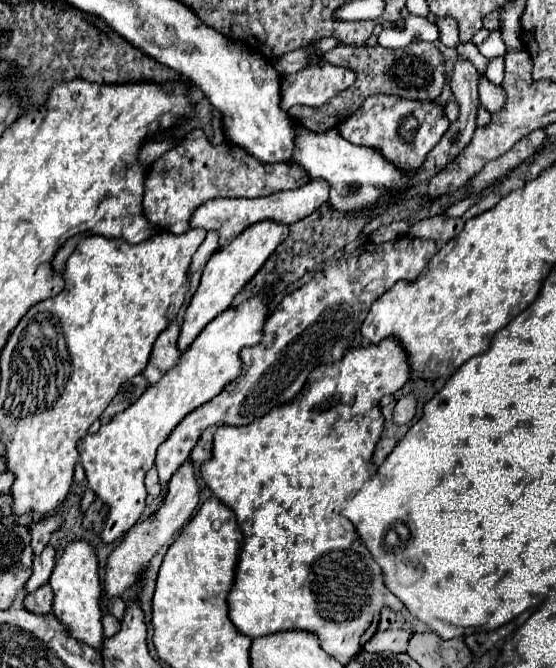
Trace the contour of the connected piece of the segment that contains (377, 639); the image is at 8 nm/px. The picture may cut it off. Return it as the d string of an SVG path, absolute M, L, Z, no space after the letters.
M404 628L376 632L372 636L372 640L366 642L364 650L368 650L368 652L406 652L410 638L412 638L412 632L404 630Z

